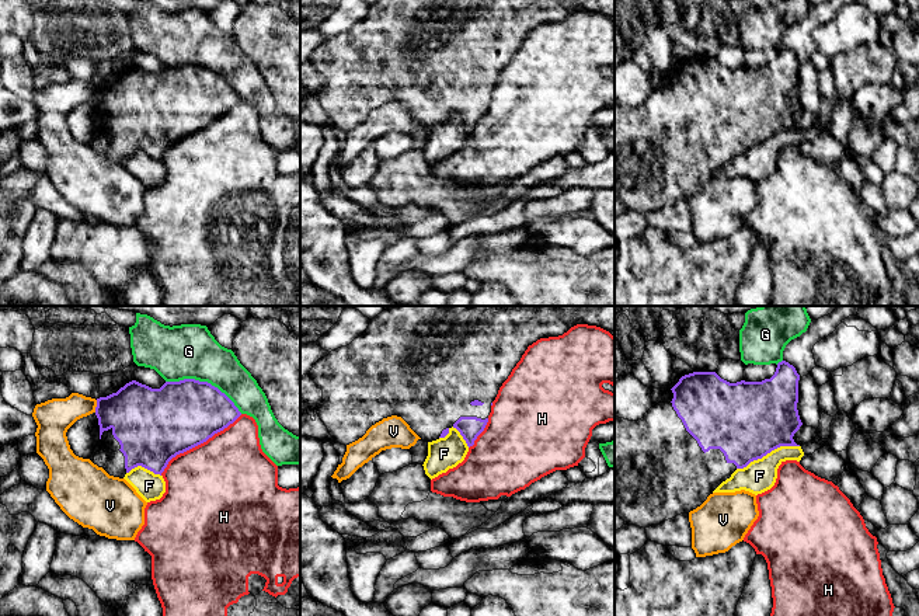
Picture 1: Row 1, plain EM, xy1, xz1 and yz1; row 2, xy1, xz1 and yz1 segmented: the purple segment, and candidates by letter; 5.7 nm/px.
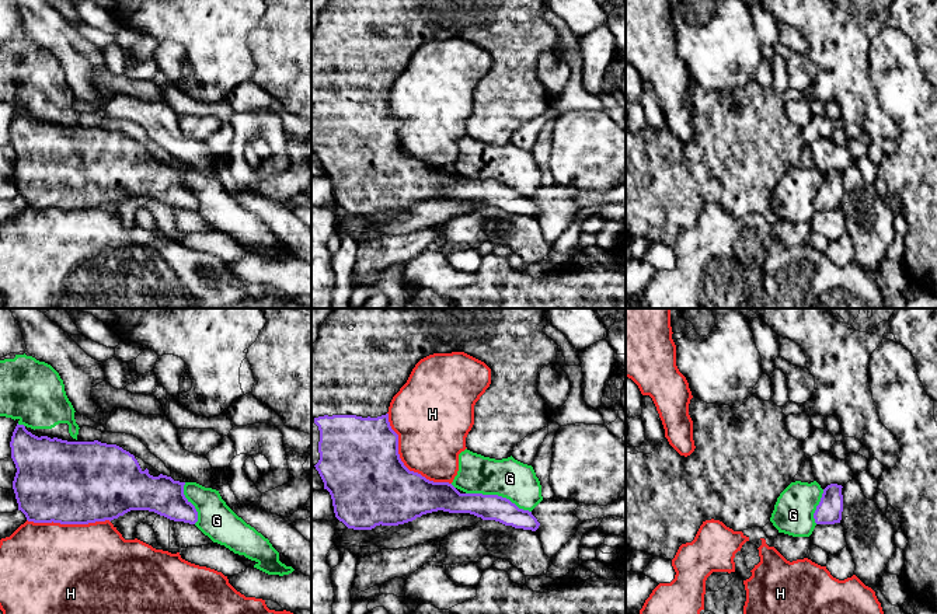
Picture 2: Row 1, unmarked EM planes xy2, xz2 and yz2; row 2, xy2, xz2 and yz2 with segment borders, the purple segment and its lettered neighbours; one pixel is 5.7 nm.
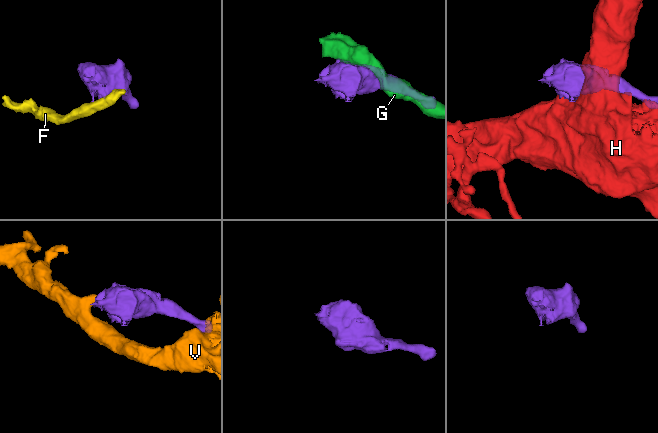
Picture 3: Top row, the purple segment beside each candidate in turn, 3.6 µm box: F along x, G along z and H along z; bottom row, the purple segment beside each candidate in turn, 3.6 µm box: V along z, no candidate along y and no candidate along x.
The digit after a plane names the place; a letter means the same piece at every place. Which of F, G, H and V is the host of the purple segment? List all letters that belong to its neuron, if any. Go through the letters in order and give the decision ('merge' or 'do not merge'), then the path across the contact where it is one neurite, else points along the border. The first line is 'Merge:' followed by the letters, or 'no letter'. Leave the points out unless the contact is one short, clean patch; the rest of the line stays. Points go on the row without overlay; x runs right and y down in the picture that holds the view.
Merge: no letter
F: do not merge
G: do not merge
H: do not merge
V: do not merge; border xy1 (97, 86), (94, 97)

